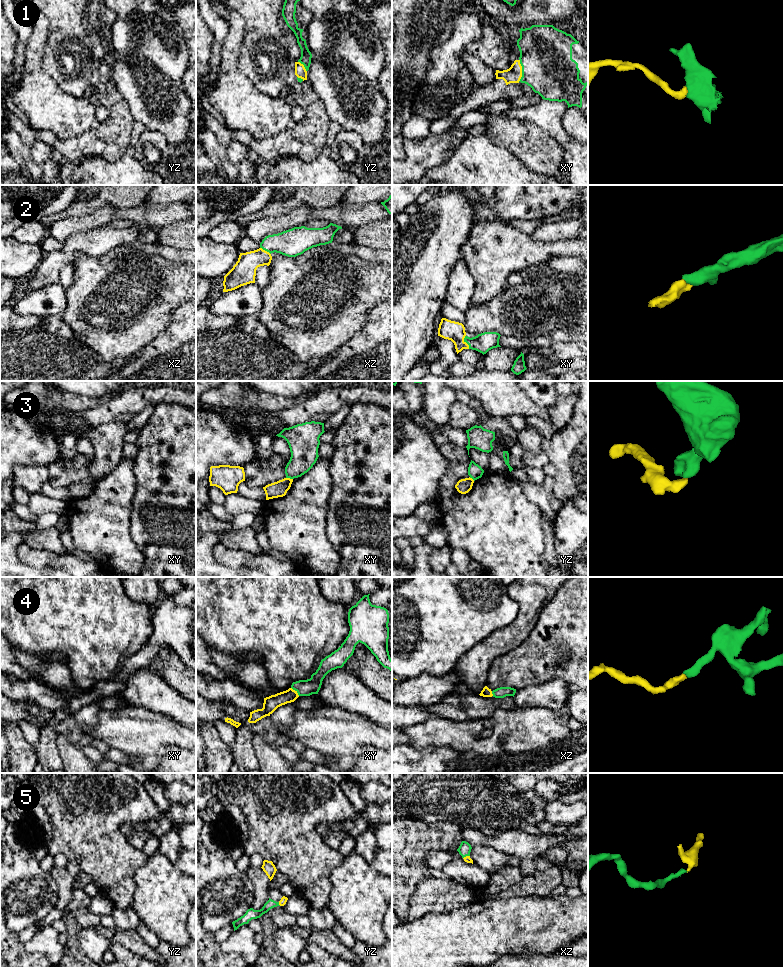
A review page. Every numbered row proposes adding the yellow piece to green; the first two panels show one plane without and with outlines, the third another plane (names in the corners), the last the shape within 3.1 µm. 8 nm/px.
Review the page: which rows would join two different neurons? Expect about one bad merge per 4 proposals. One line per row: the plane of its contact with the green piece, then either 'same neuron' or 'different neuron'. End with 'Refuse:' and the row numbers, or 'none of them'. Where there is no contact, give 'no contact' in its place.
1: meets green in xy; same neuron
2: meets green in xy; same neuron
3: meets green in xy; different neuron
4: meets green in xy; same neuron
5: meets green in yz; same neuron
Refuse: 3

